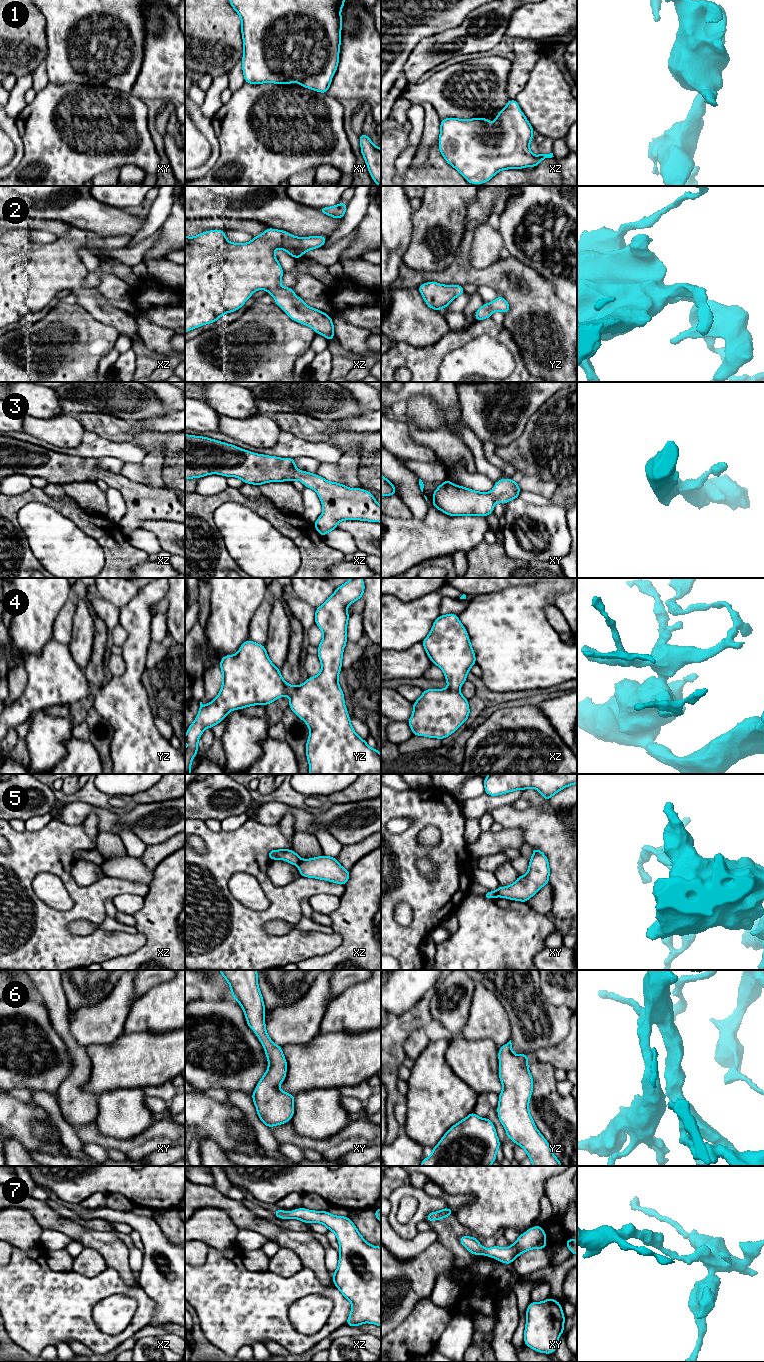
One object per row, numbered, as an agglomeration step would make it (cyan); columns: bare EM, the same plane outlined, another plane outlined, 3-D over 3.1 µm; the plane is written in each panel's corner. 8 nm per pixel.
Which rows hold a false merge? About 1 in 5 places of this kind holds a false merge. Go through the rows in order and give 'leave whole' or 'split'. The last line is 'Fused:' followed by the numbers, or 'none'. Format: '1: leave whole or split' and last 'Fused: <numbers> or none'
1: leave whole
2: leave whole
3: leave whole
4: leave whole
5: split
6: leave whole
7: leave whole
Fused: 5

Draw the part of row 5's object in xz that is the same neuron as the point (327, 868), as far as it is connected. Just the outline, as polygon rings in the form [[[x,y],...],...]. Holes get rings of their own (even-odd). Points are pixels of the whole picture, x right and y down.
[[[319,856],[301,860],[298,864],[301,877],[316,878],[346,885],[350,871],[344,869],[335,857]]]

